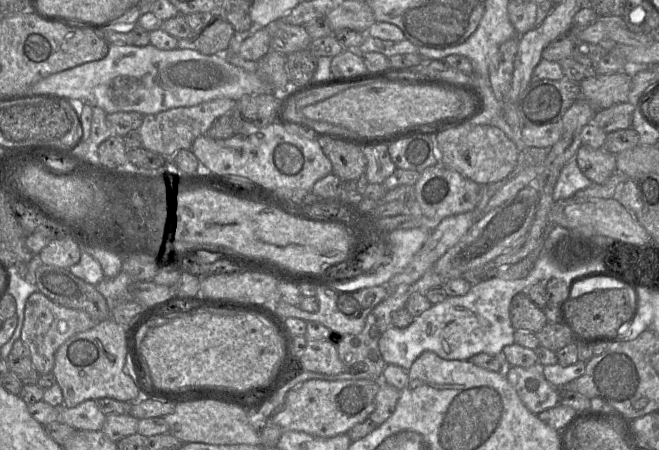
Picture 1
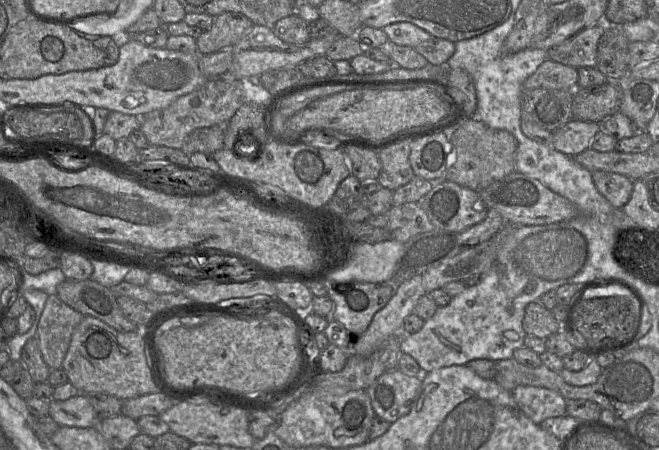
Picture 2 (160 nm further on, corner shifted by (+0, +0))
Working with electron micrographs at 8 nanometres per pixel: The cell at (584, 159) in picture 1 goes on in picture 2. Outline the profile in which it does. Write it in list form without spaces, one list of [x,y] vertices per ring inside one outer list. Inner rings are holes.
[[[591,171],[598,191],[616,209],[622,209],[630,199],[634,181],[629,177],[604,171]]]

